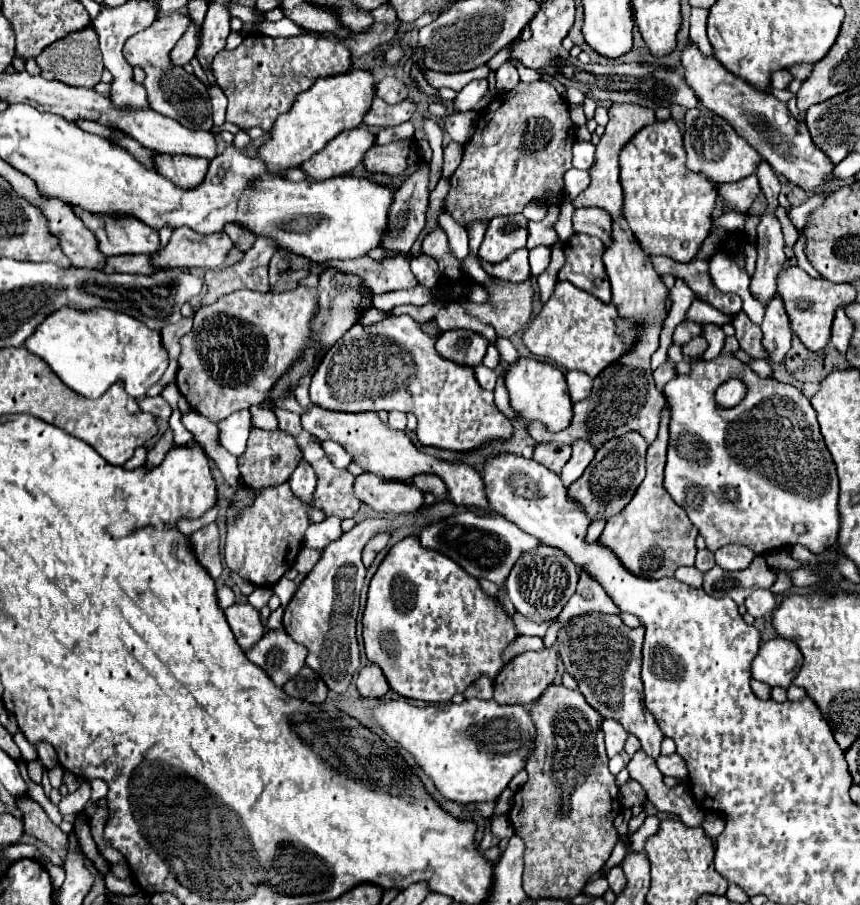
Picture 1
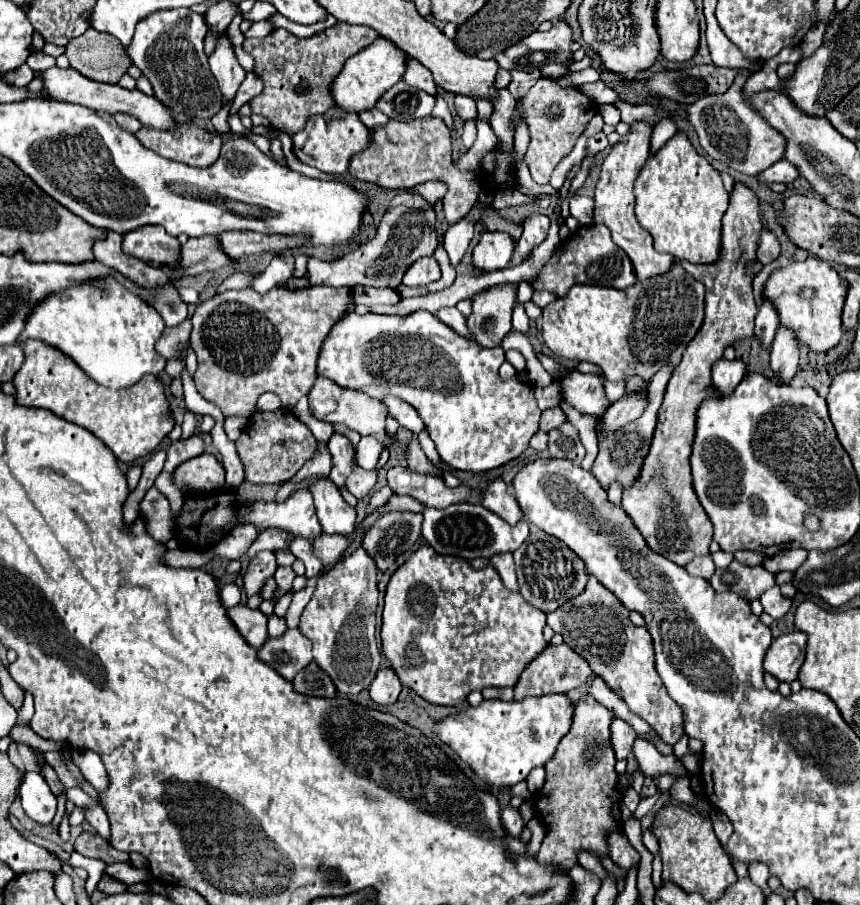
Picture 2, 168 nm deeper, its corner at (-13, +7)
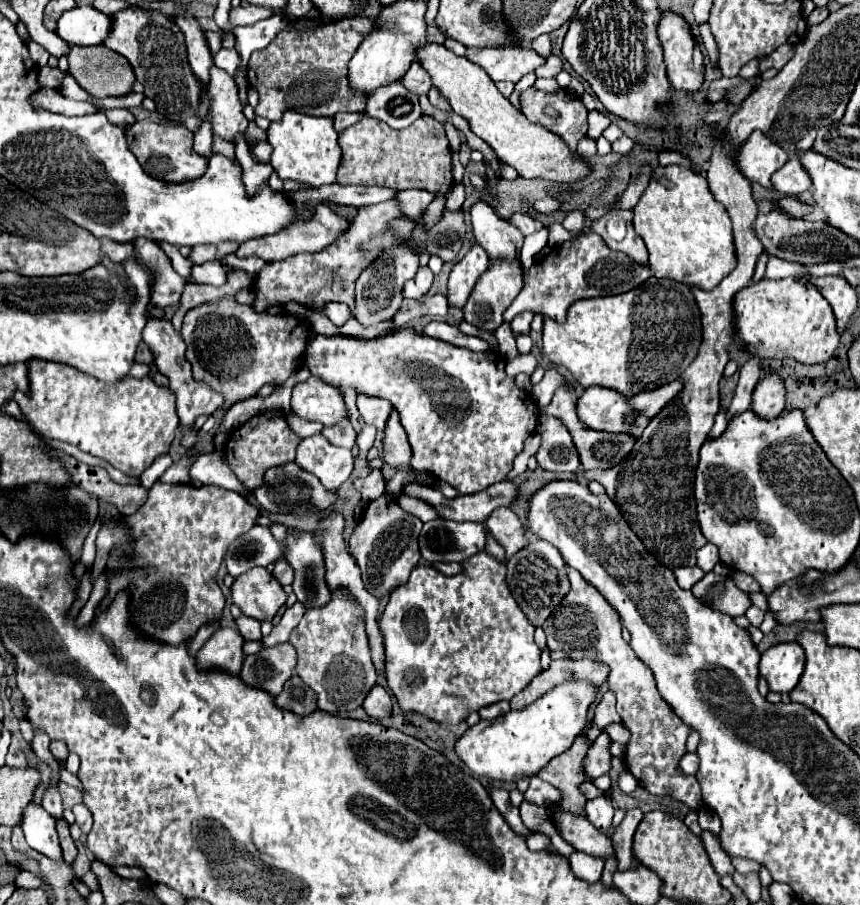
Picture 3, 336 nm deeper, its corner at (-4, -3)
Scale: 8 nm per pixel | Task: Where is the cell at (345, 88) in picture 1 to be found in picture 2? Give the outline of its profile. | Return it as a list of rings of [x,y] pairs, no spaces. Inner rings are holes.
[[[378,37],[364,51],[360,51],[354,57],[350,57],[346,61],[346,65],[342,67],[342,71],[338,73],[338,77],[332,81],[330,95],[334,99],[334,105],[340,107],[340,109],[344,109],[346,113],[362,113],[362,111],[374,109],[376,103],[378,103],[378,99],[394,83],[400,81],[400,77],[404,73],[404,65],[406,65],[406,59],[404,59],[402,51],[394,43],[390,43],[388,39]]]

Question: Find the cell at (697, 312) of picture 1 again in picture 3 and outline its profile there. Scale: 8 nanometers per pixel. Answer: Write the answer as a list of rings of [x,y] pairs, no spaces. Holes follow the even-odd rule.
[[[651,277],[647,279],[647,283],[623,295],[581,299],[571,305],[565,323],[555,323],[549,317],[545,317],[543,323],[543,351],[553,363],[565,365],[583,387],[599,385],[615,389],[627,397],[633,397],[641,391],[653,391],[661,385],[679,379],[679,375],[697,357],[699,345],[701,313],[691,293],[691,287],[671,279]]]

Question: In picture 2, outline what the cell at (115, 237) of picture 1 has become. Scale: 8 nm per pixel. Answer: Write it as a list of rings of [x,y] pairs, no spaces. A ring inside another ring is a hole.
[[[148,225],[134,229],[122,235],[122,249],[132,257],[140,257],[144,261],[160,263],[176,263],[180,243],[176,237],[168,235],[160,225]]]

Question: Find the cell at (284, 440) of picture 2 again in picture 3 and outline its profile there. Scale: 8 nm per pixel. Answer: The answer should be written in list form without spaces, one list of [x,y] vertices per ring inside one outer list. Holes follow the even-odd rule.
[[[265,411],[251,417],[247,423],[243,423],[243,427],[237,427],[235,431],[231,431],[229,441],[225,445],[225,457],[233,473],[239,477],[239,481],[253,491],[255,487],[259,487],[259,483],[263,483],[265,469],[277,467],[295,459],[297,445],[299,445],[299,437],[291,431],[285,417],[279,411]]]

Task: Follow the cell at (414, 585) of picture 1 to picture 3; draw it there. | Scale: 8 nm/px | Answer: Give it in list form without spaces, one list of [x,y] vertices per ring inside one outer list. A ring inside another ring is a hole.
[[[479,551],[461,565],[461,573],[447,577],[435,567],[421,563],[411,573],[409,583],[391,591],[381,617],[381,631],[385,635],[385,677],[399,707],[403,711],[421,713],[431,721],[451,725],[465,721],[481,707],[511,699],[541,673],[541,649],[533,641],[535,627],[523,615],[507,587],[505,563]]]

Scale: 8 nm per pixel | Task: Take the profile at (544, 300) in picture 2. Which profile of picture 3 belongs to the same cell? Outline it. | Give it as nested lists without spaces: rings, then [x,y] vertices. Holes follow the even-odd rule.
[[[521,313],[521,315],[517,315],[509,323],[511,331],[513,331],[513,337],[517,337],[517,335],[529,335],[529,331],[531,331],[531,319],[533,319],[533,313]]]

